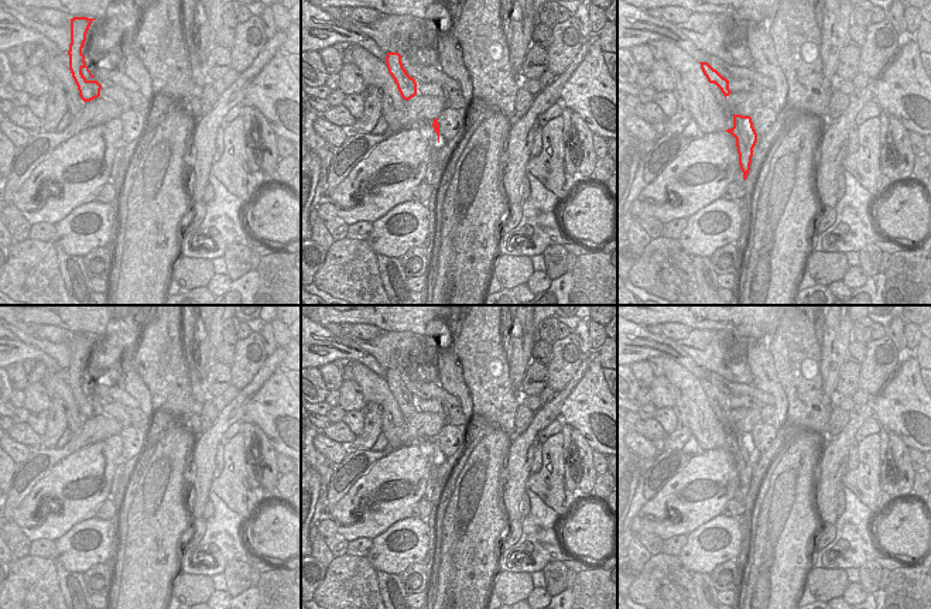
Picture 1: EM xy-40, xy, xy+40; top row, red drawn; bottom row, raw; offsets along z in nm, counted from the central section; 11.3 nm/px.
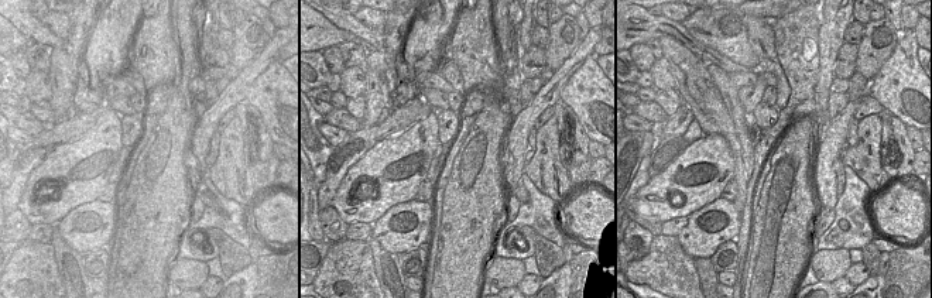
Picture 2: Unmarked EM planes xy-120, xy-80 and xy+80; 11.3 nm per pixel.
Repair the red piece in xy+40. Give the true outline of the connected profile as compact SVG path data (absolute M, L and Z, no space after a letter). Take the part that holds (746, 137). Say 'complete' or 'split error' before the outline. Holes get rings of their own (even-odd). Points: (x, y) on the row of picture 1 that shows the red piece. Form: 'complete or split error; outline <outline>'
complete; outline M733 114L733 127L725 131L730 133L736 138L739 165L743 172L743 179L746 181L750 171L753 148L757 143L757 133L753 127L752 117Z

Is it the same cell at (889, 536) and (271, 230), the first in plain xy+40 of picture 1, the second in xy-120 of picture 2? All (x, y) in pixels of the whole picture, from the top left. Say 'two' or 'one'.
one

